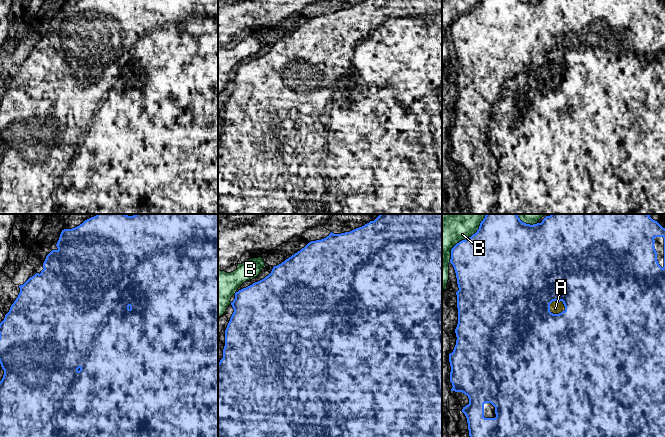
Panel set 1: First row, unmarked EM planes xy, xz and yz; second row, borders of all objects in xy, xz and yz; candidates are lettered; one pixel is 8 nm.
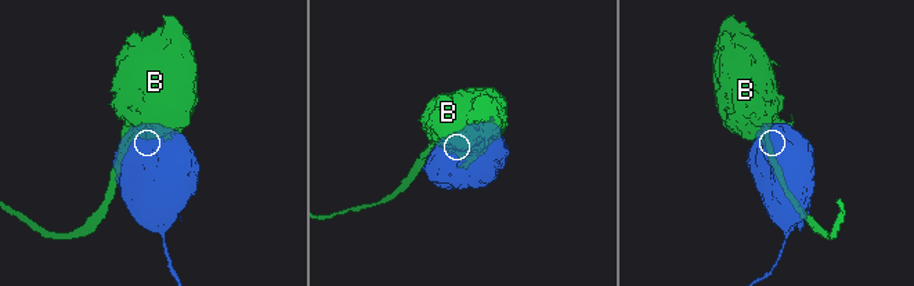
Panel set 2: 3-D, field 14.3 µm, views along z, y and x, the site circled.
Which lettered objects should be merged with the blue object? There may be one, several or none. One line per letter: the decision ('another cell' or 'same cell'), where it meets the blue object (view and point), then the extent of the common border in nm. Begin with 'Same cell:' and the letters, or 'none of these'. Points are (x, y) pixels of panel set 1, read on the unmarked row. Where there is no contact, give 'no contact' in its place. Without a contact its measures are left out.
Same cell: A
A: same cell | yz (555, 90) | 140 nm
B: another cell | yz (460, 17) | 400 nm

